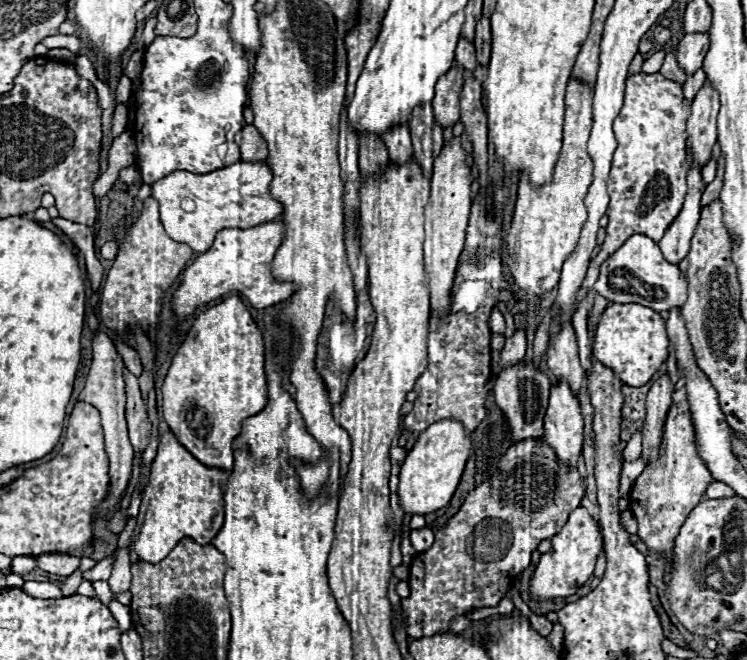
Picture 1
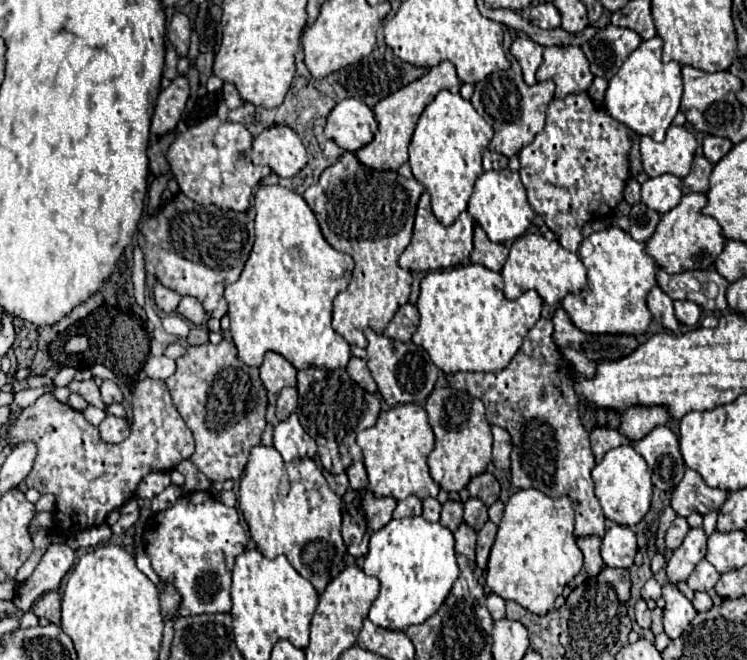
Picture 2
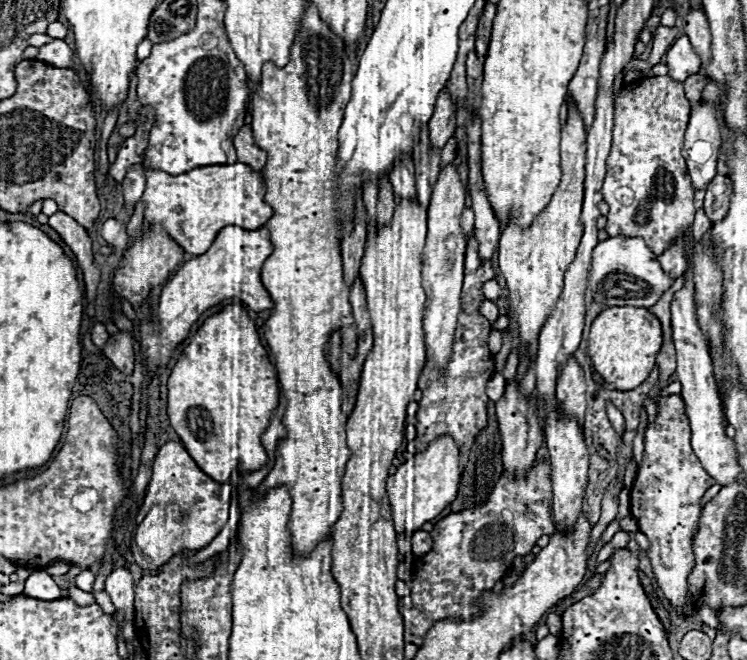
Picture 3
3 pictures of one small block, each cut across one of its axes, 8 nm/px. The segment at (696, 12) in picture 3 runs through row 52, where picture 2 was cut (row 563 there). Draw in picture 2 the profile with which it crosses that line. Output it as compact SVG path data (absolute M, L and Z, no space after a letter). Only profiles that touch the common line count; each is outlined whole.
M700 560L692 572L692 576L688 578L688 586L694 592L708 592L716 586L720 574L716 572L716 568L708 562L708 560Z

